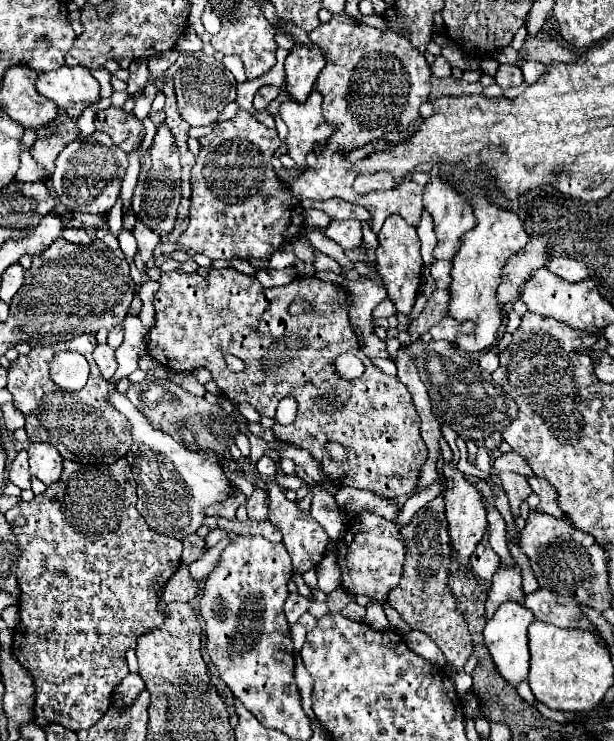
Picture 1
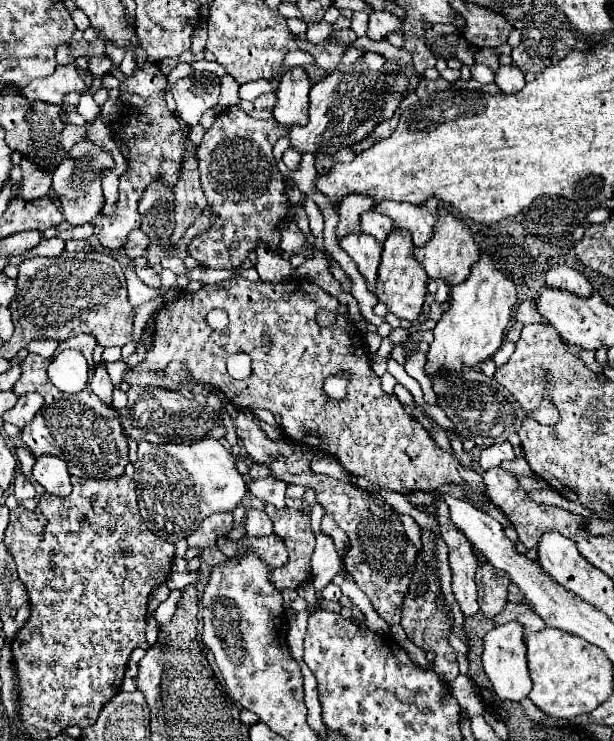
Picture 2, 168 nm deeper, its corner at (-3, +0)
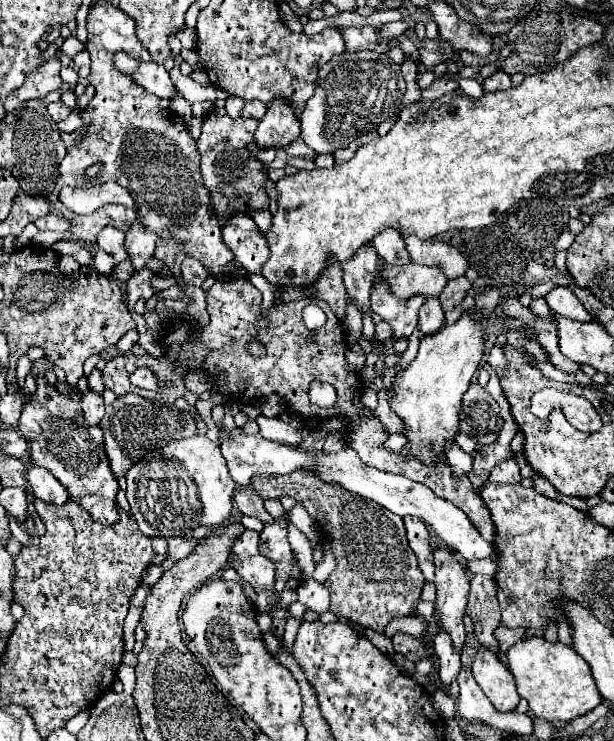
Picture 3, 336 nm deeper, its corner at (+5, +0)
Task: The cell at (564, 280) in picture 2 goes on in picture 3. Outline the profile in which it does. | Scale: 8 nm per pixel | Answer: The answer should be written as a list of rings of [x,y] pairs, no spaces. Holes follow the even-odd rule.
[[[556,286],[546,296],[546,302],[554,314],[560,314],[560,316],[576,320],[576,322],[592,322],[592,316],[586,312],[582,302],[566,286]]]

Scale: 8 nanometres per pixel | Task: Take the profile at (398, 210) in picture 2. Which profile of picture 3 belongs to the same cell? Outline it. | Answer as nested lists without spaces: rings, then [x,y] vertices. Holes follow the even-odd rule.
[[[408,236],[408,238],[404,238],[404,242],[406,242],[406,248],[414,262],[418,262],[422,266],[442,268],[442,272],[448,280],[460,278],[468,270],[466,258],[454,246],[448,246],[448,244],[436,242],[436,240],[422,242],[416,236]]]

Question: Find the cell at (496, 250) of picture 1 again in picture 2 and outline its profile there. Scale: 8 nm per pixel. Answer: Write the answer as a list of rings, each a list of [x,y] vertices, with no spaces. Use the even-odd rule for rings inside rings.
[[[482,252],[480,260],[472,264],[468,280],[450,286],[448,302],[450,308],[442,314],[434,328],[434,342],[430,344],[426,362],[428,374],[436,374],[440,370],[460,370],[464,364],[474,366],[490,358],[502,346],[504,332],[518,298],[512,280],[498,272],[492,256]]]

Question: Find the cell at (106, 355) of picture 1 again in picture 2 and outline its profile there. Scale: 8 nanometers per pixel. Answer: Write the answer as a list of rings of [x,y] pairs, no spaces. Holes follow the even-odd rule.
[[[100,362],[98,364],[98,368],[96,368],[96,374],[94,374],[94,378],[90,380],[90,388],[94,390],[94,394],[102,400],[102,402],[106,402],[108,406],[112,404],[112,380],[110,380],[110,376],[108,376],[108,372],[106,372],[106,364],[104,362]]]

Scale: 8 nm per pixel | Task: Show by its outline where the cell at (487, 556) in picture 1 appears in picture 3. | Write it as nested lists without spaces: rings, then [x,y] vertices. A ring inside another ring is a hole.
[[[472,576],[468,614],[474,622],[474,634],[478,642],[490,652],[496,652],[498,644],[494,638],[494,630],[500,626],[500,608],[496,598],[496,580],[492,576]]]

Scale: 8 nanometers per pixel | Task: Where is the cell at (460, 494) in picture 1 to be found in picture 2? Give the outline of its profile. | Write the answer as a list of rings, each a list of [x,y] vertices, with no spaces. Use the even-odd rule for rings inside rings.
[[[438,500],[436,512],[438,512],[442,538],[450,550],[448,558],[450,558],[450,568],[452,568],[452,590],[454,590],[456,602],[460,604],[464,616],[472,616],[478,612],[476,582],[474,582],[478,560],[474,556],[474,548],[464,538],[464,534],[458,532],[458,528],[452,524],[448,504],[444,500]]]

